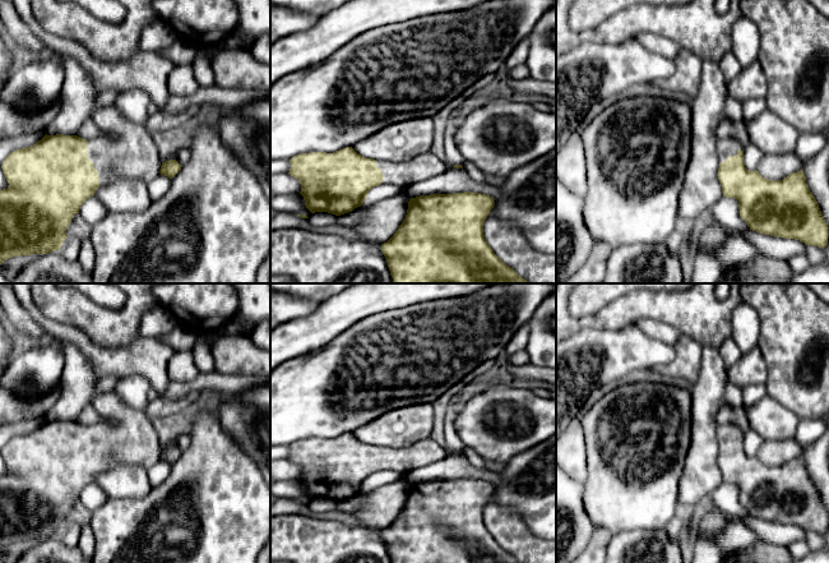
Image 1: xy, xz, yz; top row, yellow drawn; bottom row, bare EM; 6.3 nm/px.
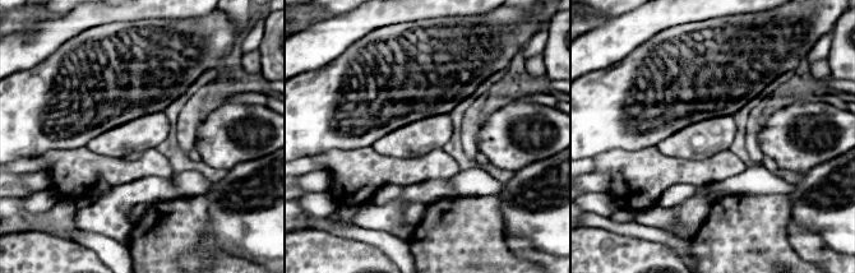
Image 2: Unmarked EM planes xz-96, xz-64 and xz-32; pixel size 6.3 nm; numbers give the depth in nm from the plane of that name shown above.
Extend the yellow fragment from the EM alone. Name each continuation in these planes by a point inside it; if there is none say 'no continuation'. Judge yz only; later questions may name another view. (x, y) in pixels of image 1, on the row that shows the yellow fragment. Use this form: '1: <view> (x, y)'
1: yz (726, 148)

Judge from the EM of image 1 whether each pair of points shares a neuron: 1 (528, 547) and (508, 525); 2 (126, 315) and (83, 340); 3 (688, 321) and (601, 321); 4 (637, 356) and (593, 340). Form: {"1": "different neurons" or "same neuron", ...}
{"1": "same neuron", "2": "different neurons", "3": "same neuron", "4": "same neuron"}

